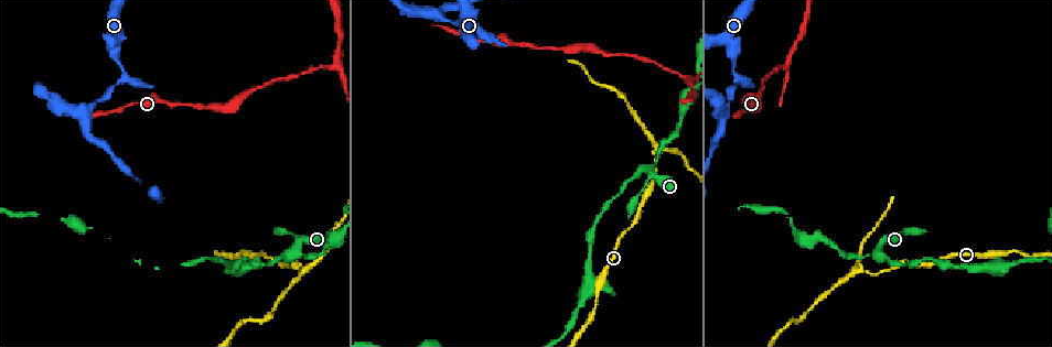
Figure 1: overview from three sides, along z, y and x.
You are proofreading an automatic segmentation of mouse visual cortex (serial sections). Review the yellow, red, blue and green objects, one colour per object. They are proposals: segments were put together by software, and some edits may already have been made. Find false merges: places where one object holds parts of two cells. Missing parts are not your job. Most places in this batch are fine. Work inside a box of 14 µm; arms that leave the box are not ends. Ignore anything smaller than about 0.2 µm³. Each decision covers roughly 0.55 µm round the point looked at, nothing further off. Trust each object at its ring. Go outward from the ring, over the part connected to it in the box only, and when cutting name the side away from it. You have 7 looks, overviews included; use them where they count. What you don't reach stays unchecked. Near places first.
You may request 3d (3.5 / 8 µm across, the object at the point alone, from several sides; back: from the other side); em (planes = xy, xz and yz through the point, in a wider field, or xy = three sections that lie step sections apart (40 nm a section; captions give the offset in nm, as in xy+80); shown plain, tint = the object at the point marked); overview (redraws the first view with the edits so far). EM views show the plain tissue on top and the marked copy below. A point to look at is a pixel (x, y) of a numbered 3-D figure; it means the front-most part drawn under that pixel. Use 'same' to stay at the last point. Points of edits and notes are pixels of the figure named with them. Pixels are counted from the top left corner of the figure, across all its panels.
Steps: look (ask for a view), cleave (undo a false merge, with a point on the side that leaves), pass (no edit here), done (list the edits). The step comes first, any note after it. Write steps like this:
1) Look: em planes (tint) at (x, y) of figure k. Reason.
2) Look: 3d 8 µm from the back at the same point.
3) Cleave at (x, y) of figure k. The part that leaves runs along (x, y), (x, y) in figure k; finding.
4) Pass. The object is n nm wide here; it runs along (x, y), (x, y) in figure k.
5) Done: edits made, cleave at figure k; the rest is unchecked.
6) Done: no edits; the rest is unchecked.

Look: 3d 8 µm from the back at (878, 249) of figure 1. Sharp bend.

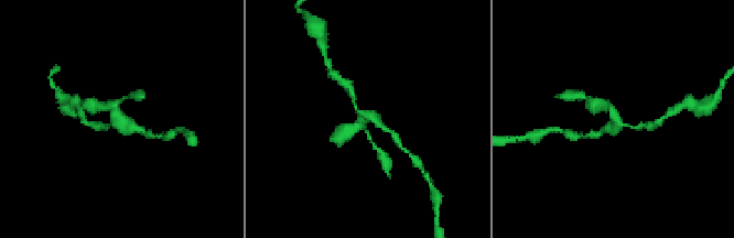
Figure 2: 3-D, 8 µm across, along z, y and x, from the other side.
Look: 3d 3.5 µm at (117, 118) of figure 2. Zoom in.

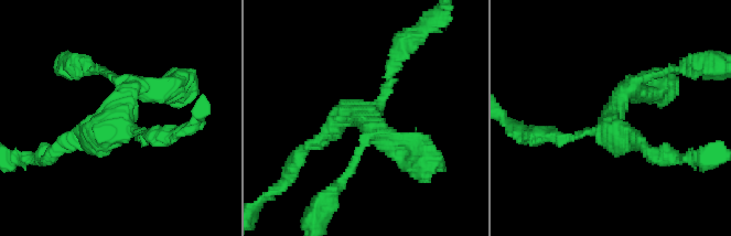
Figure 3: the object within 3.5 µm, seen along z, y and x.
Look: em xy step 1 (tint) at (362, 116) of figure 3.

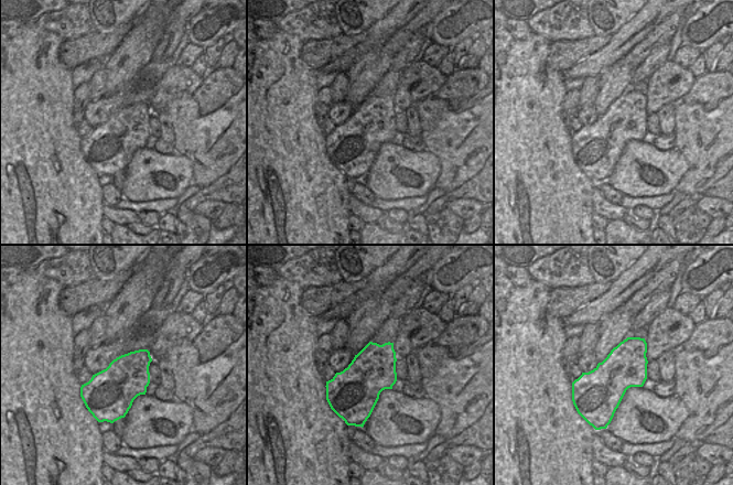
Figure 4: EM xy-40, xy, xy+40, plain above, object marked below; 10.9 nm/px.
Pass. It runs along (164, 93), (127, 89), (66, 143) in figure 3; all the same cell.

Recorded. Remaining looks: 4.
Look: 3d 3.5 µm from the back at (784, 66) of figure 1. Abrupt turn.

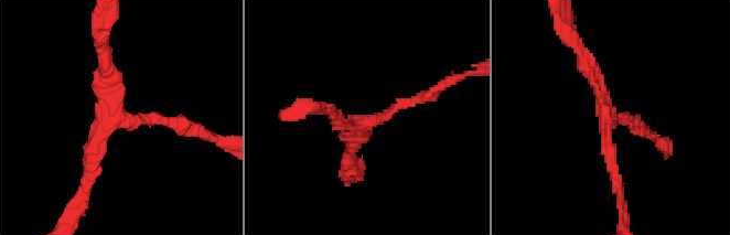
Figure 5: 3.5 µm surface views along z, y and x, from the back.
Look: em xy step 5 (tint) at (607, 115) of figure 5.

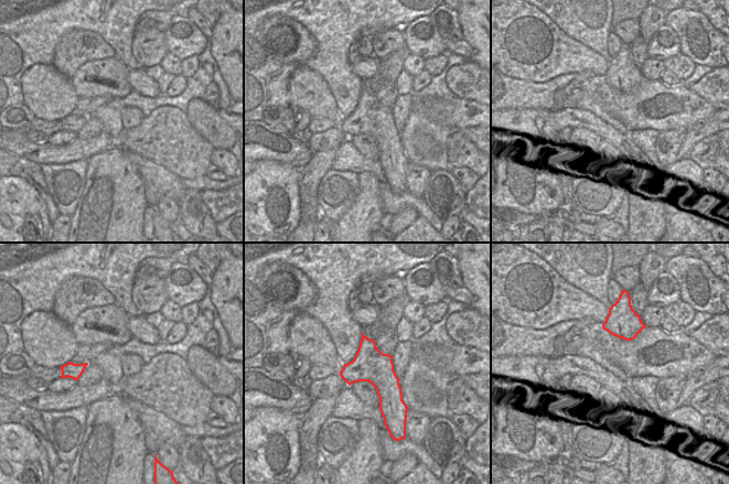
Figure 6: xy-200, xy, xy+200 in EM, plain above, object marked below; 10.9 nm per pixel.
Pass. The object is 380 nm wide here; it runs along (186, 126), (125, 119), (105, 51) in figure 5; all the same cell.

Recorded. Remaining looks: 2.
Look: 3d 3.5 µm at (114, 85) of figure 1. Abrupt turn.

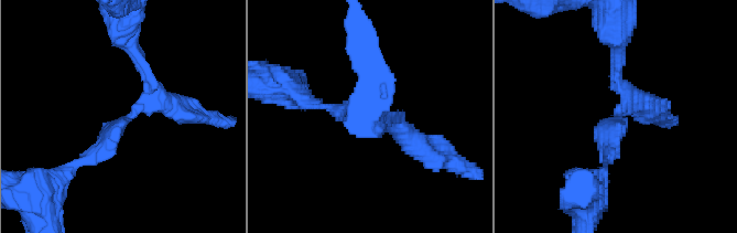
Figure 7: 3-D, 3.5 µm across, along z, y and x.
Pass. The arms are 200, 200 nm wide; all the same cell.

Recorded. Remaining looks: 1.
Done: no edits; the rest is unchecked.

